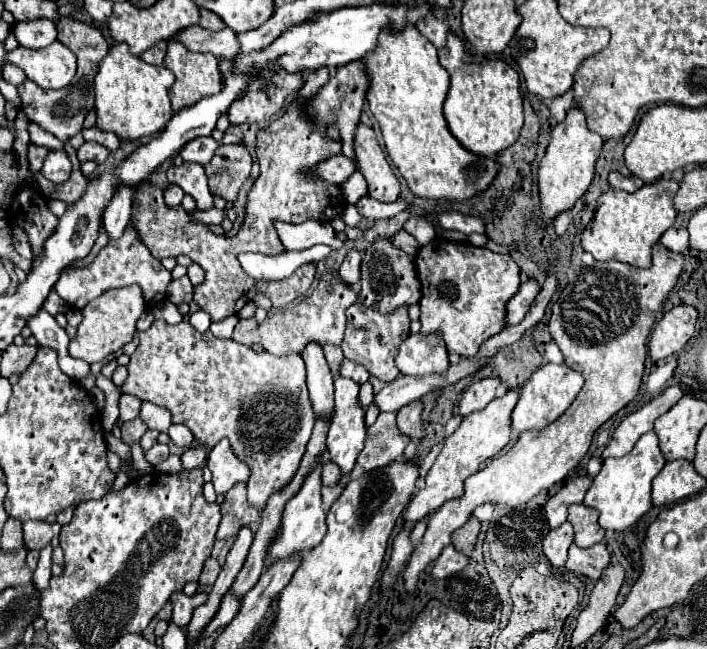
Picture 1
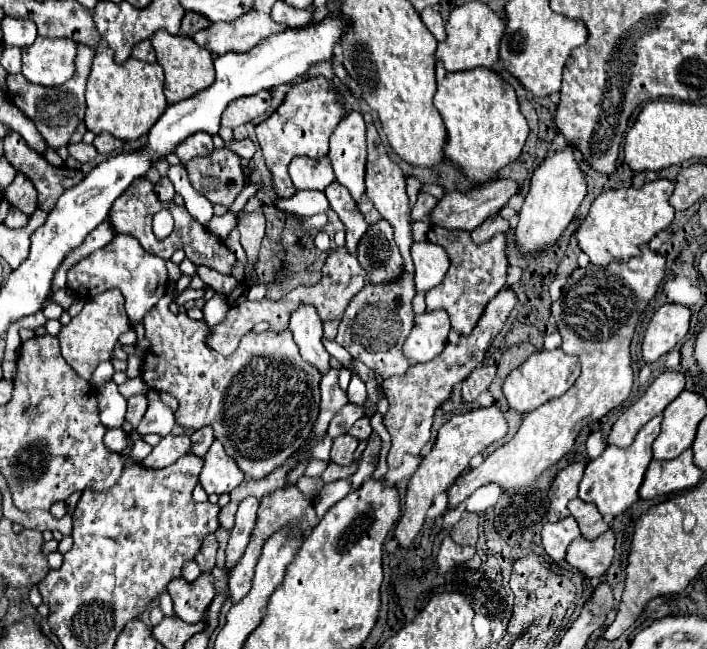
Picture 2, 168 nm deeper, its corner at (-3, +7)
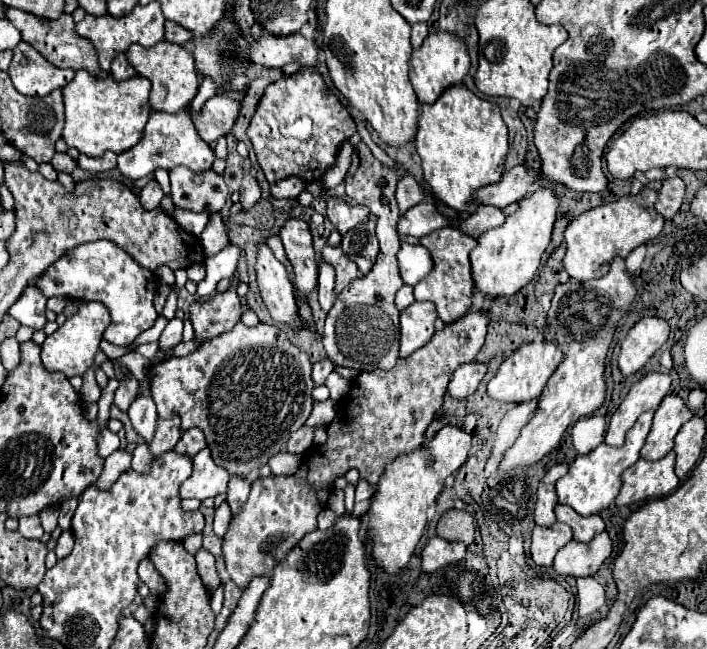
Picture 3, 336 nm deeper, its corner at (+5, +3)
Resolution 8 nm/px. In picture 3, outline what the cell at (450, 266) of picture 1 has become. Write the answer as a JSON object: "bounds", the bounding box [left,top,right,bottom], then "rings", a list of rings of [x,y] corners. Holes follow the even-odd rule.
{"bounds":[413,227,477,323],"rings":[[[443,227],[441,231],[433,231],[433,235],[421,237],[421,245],[429,249],[433,257],[433,271],[413,287],[413,295],[417,301],[433,301],[439,317],[445,323],[453,323],[459,317],[463,317],[471,307],[473,279],[469,253],[477,245],[477,241],[463,233],[459,227]]]}

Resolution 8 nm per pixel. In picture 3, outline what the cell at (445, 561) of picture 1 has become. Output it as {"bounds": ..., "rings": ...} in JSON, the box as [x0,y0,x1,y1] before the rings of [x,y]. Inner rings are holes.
{"bounds":[421,537,467,573],"rings":[[[433,537],[421,553],[421,569],[425,573],[433,573],[433,571],[445,567],[447,563],[461,561],[465,557],[465,549],[467,549],[465,543]]]}

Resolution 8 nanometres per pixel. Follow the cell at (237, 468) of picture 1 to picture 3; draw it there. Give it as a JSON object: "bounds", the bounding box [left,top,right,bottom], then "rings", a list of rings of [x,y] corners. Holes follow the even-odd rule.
{"bounds":[181,449,229,499],"rings":[[[209,449],[199,451],[193,457],[193,473],[185,483],[181,483],[181,497],[191,497],[191,499],[207,499],[207,497],[217,497],[219,493],[227,491],[229,483],[229,473],[215,465],[211,459]]]}

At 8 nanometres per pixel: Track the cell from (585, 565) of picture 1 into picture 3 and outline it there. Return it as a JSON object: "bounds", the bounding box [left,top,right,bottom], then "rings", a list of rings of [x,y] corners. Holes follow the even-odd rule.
{"bounds":[553,531,611,577],"rings":[[[603,531],[595,535],[591,543],[579,543],[571,541],[565,547],[561,547],[555,555],[553,569],[559,575],[571,575],[571,577],[589,577],[595,575],[601,567],[601,563],[611,555],[611,539]]]}

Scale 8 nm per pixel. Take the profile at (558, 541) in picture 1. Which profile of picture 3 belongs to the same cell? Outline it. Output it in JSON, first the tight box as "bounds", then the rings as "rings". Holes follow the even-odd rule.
{"bounds":[531,523,573,567],"rings":[[[553,523],[551,527],[535,527],[531,535],[531,559],[535,565],[549,567],[555,553],[573,539],[571,527],[565,523]]]}

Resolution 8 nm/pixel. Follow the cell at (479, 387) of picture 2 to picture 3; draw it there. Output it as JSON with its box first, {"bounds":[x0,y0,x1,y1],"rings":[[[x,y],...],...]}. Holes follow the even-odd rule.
{"bounds":[447,361,487,399],"rings":[[[471,361],[467,365],[461,365],[449,381],[449,389],[447,389],[449,395],[453,399],[467,399],[469,395],[473,395],[477,391],[477,385],[485,377],[485,373],[487,373],[485,363]]]}

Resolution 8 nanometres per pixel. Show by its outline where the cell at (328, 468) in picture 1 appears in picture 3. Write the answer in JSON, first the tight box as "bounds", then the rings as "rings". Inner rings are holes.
{"bounds":[269,451,301,475],"rings":[[[285,451],[273,455],[269,459],[269,467],[273,475],[293,475],[297,471],[297,465],[301,463],[301,455],[289,455]]]}

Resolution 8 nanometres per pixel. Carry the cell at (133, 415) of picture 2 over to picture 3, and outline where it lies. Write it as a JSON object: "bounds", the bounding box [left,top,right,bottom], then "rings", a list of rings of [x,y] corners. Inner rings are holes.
{"bounds":[115,363,139,411],"rings":[[[115,363],[115,379],[119,381],[119,387],[115,391],[115,405],[121,409],[121,411],[127,411],[129,405],[133,403],[133,399],[137,397],[137,387],[139,387],[139,381],[123,367],[119,367]]]}

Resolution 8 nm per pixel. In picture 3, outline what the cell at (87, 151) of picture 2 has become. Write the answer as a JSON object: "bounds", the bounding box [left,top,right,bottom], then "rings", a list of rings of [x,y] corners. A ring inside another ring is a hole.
{"bounds":[51,153,77,173],"rings":[[[55,153],[55,157],[51,159],[51,165],[53,165],[53,169],[59,173],[59,171],[63,171],[63,173],[71,173],[75,167],[77,167],[77,163],[67,155],[67,153]]]}

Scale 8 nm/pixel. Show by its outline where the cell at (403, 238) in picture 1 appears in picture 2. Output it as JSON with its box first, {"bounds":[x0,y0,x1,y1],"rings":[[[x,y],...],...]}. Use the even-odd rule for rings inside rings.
{"bounds":[411,221,429,243],"rings":[[[411,221],[411,229],[413,229],[413,241],[419,243],[419,241],[425,241],[427,237],[427,231],[429,231],[429,223],[425,221]]]}

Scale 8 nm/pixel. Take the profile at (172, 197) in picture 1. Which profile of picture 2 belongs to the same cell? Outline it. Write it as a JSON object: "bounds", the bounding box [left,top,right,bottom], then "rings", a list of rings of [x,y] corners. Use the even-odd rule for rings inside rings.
{"bounds":[155,177,175,201],"rings":[[[161,177],[161,181],[155,185],[155,193],[161,201],[173,201],[173,197],[175,197],[173,183],[167,177]]]}

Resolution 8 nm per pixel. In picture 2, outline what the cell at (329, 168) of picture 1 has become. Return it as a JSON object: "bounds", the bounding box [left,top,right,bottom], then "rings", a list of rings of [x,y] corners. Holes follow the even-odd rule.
{"bounds":[289,155,335,191],"rings":[[[307,155],[295,157],[289,165],[289,175],[297,191],[301,189],[325,191],[325,187],[329,187],[335,181],[329,155],[323,155],[321,159],[309,159]]]}

